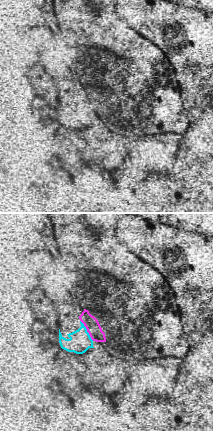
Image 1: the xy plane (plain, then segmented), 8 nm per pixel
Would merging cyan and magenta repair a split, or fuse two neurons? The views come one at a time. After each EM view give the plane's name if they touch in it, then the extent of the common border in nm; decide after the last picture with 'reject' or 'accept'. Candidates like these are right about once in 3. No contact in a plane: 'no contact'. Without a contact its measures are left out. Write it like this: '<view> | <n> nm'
xy | 200 nm

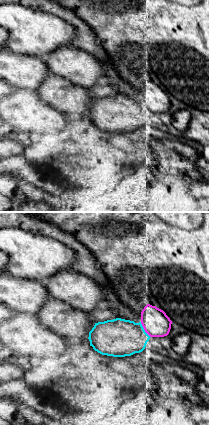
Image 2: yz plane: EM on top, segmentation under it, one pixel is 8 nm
yz | 150 nm

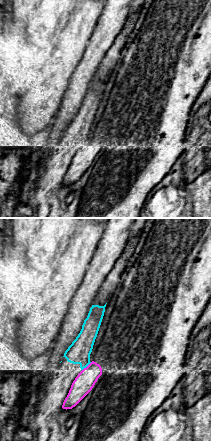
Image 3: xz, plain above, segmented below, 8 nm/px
xz | 100 nm

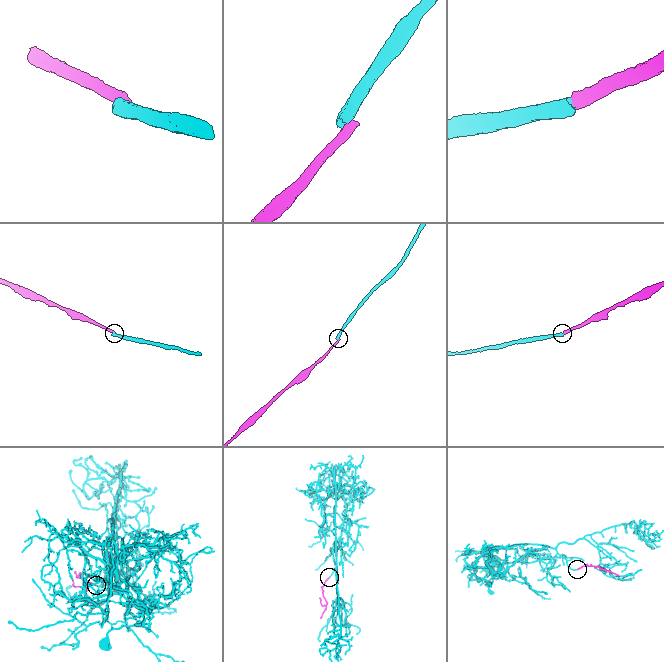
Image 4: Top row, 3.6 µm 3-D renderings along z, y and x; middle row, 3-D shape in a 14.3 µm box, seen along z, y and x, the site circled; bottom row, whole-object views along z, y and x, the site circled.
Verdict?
accept

